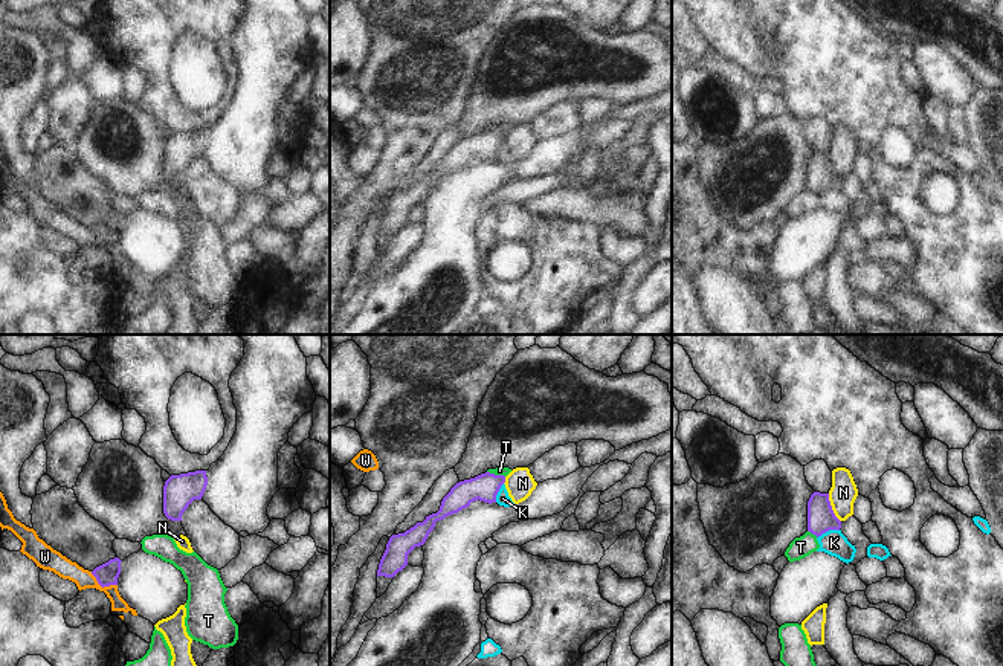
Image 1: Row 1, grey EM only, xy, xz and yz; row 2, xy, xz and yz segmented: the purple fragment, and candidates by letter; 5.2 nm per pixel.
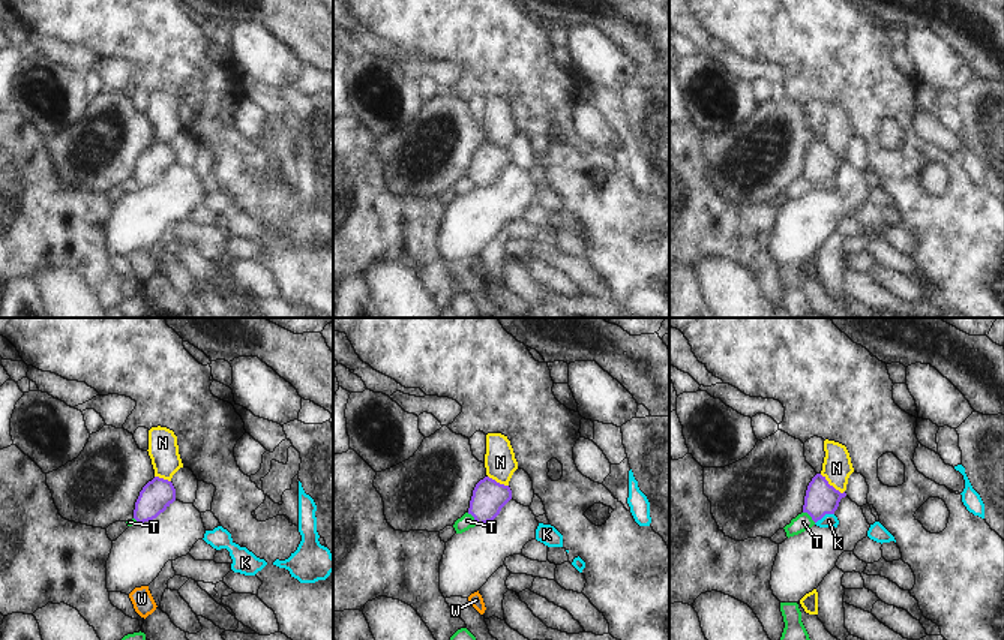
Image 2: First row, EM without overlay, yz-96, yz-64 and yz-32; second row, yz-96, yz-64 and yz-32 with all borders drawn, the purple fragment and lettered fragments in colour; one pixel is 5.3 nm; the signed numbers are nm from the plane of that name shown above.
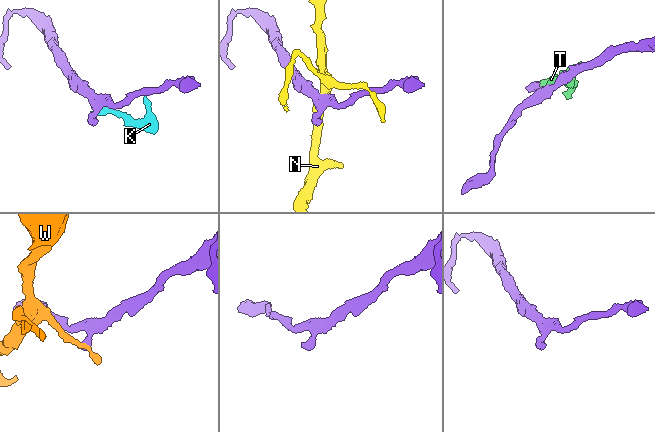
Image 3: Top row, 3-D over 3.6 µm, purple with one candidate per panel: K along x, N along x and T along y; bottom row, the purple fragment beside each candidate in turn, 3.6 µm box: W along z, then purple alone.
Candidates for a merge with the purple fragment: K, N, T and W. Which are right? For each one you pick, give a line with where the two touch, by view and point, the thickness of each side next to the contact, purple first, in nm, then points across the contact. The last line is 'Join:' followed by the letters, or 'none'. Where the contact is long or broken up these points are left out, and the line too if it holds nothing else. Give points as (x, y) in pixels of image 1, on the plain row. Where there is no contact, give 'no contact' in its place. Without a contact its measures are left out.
Join: none

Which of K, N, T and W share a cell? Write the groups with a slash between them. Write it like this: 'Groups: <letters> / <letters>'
Groups: K T / N / W.

